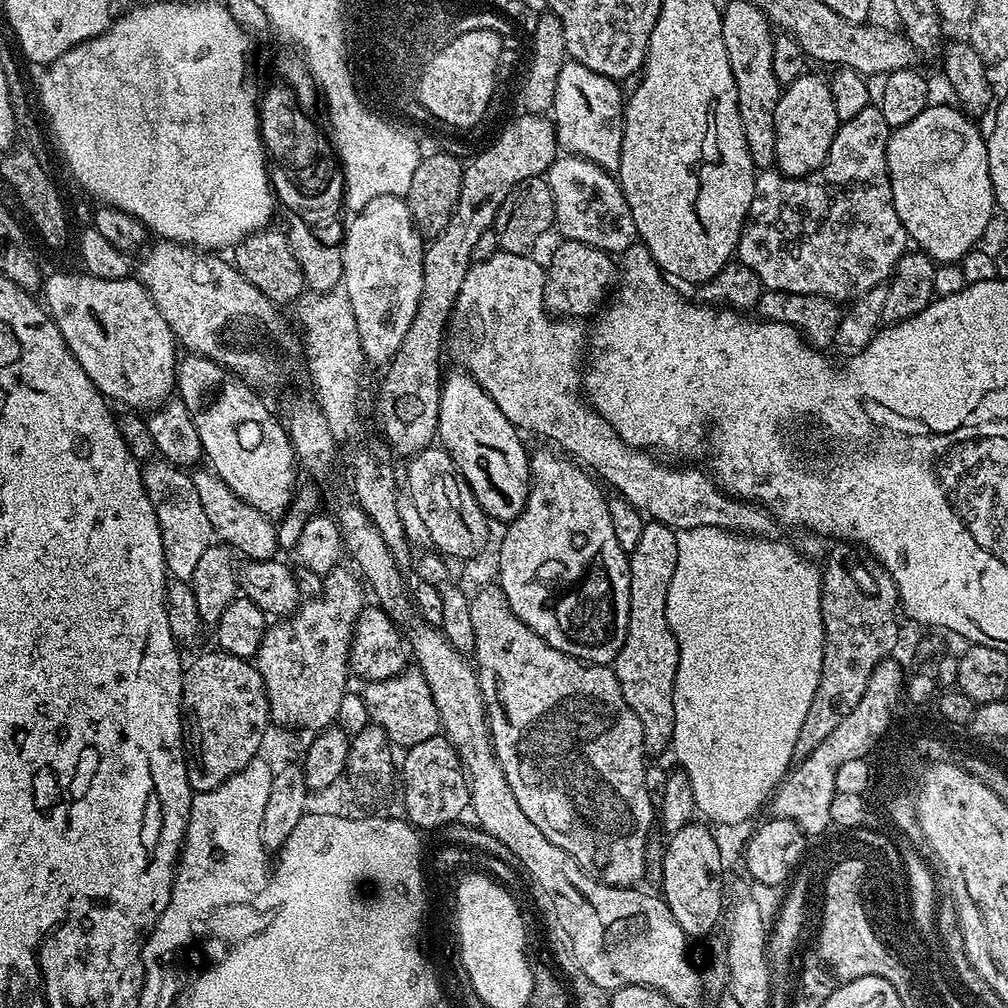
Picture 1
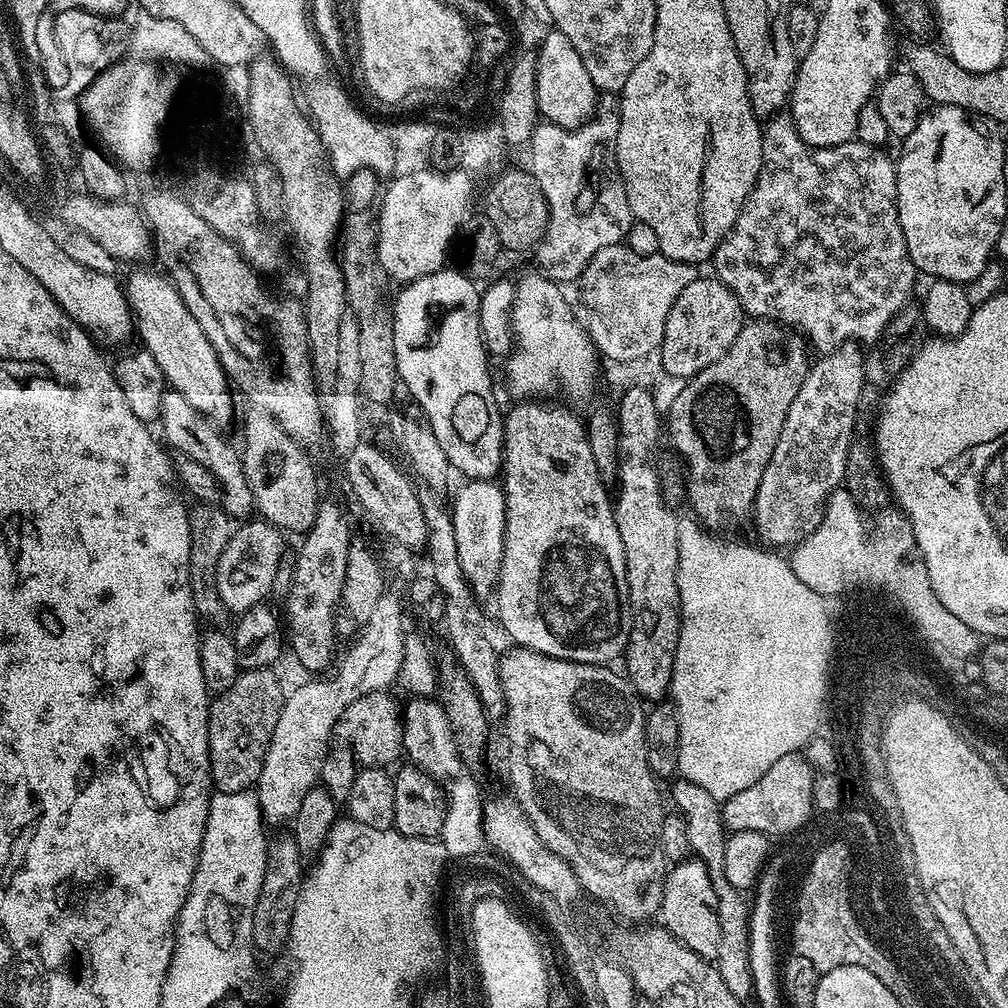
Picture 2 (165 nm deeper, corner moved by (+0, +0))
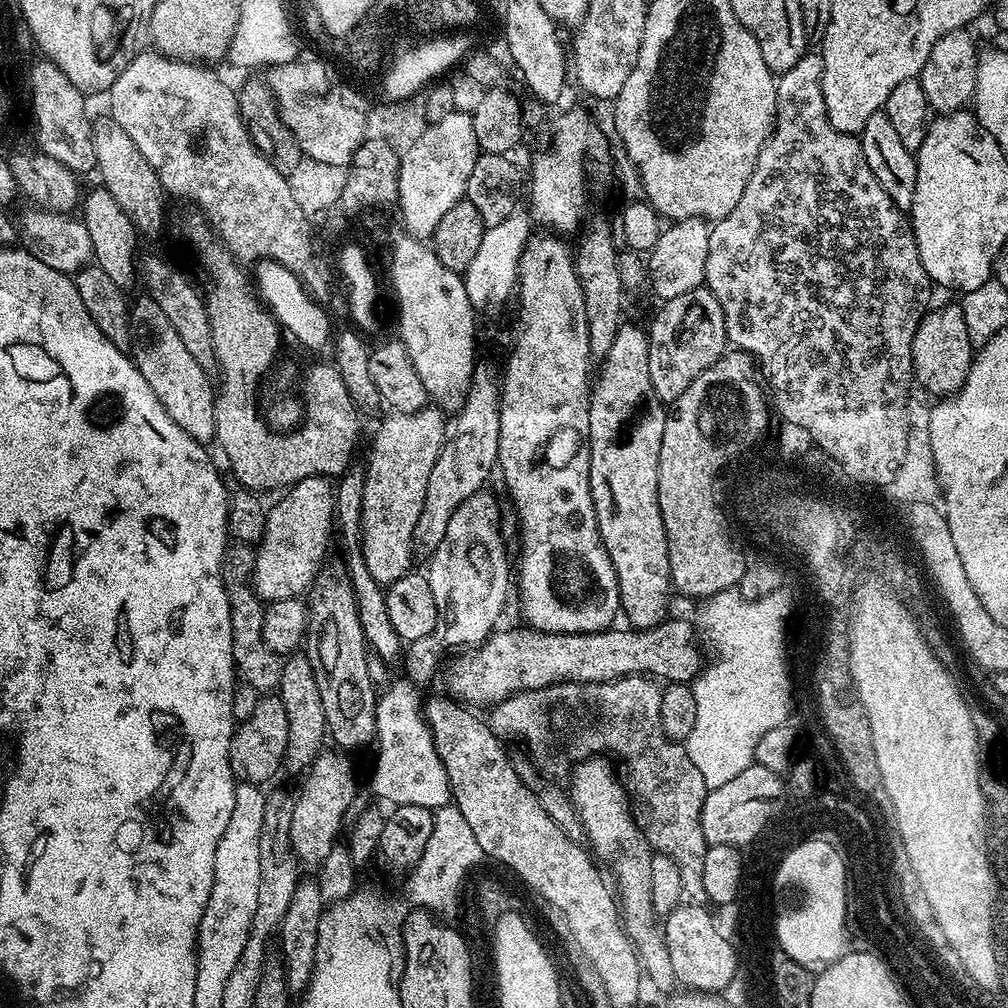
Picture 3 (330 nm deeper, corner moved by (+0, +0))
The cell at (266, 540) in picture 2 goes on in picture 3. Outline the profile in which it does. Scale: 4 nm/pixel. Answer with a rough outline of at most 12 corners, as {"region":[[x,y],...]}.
{"region":[[307,476],[267,509],[252,587],[311,589],[334,532],[334,484]]}

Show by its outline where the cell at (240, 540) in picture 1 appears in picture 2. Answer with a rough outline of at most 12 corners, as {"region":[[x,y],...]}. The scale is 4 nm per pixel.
{"region":[[169,390],[158,427],[169,449],[220,479],[229,518],[253,515],[237,445],[211,418]]}

